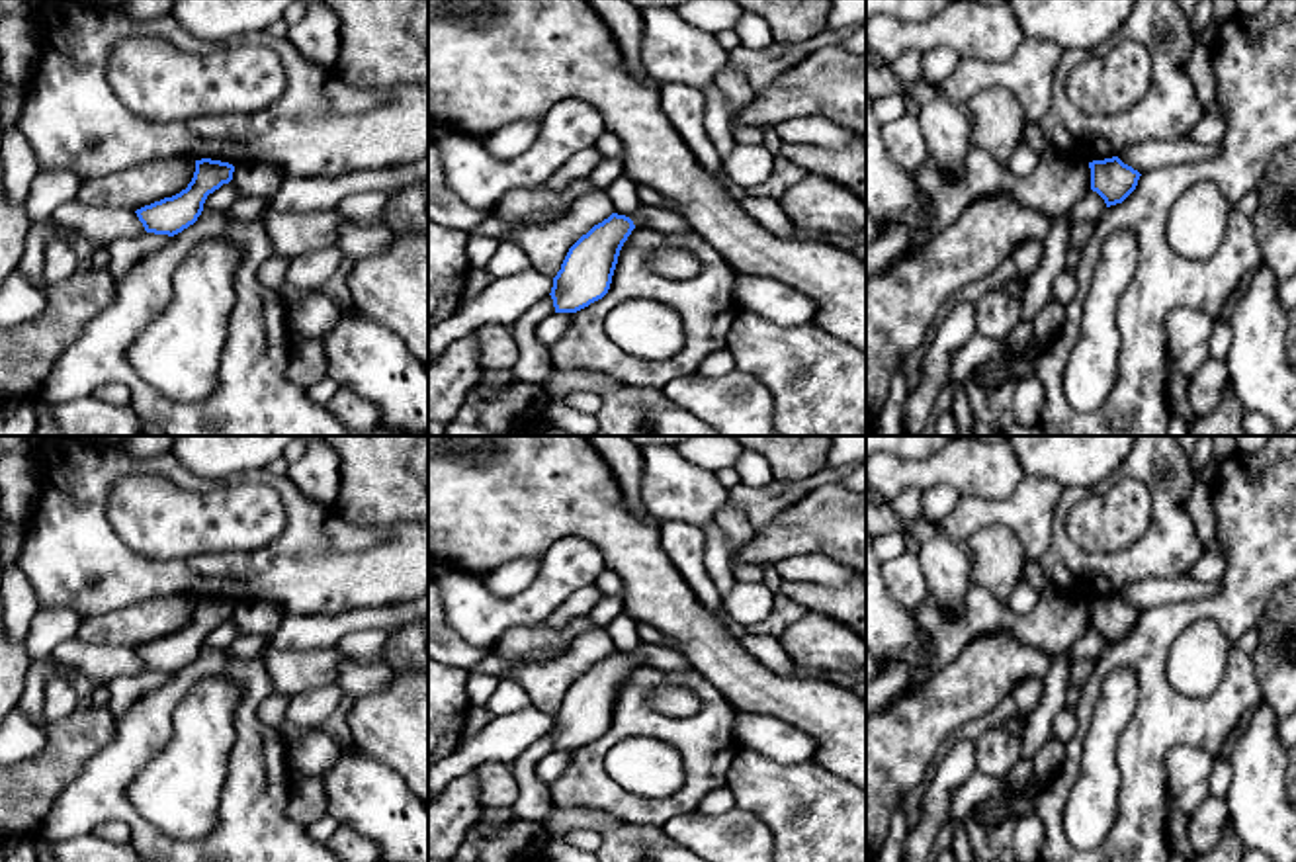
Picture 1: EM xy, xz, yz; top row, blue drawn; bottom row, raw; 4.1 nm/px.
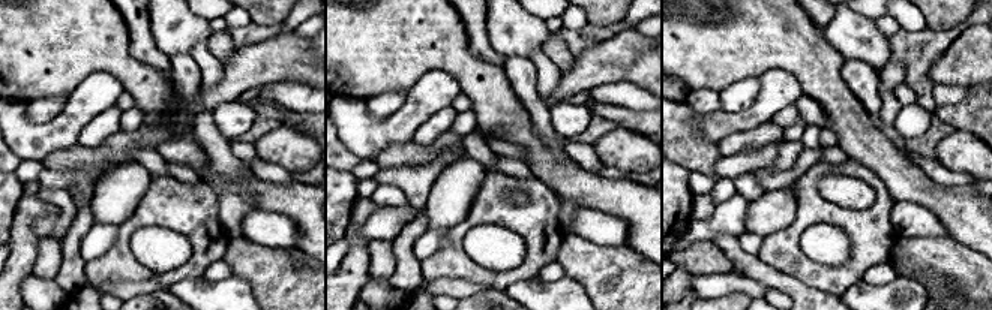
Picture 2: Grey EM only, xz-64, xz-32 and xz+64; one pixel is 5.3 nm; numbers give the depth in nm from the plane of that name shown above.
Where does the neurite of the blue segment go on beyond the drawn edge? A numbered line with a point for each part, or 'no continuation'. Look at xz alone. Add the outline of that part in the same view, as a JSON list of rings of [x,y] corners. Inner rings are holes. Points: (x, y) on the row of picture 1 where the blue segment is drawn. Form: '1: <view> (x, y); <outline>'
1: xz (663, 219); [[[641,205],[635,215],[629,217],[635,227],[651,227],[663,233],[688,233],[690,225],[686,219],[672,211],[663,207],[649,207]]]

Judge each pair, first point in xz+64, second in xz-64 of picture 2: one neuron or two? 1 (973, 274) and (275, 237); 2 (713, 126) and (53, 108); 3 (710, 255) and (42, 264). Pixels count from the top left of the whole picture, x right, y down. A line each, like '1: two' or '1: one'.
1: two
2: two
3: one

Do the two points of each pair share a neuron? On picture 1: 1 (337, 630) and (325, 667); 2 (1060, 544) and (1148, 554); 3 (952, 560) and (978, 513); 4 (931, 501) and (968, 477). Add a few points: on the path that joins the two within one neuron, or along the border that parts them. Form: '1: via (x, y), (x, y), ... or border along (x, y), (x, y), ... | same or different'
1: border along (335, 646), (284, 649) | different
2: via (1081, 565), (1126, 565) | same
3: border along (943, 532), (966, 546) | different
4: border along (923, 489), (950, 485), (960, 493) | different

